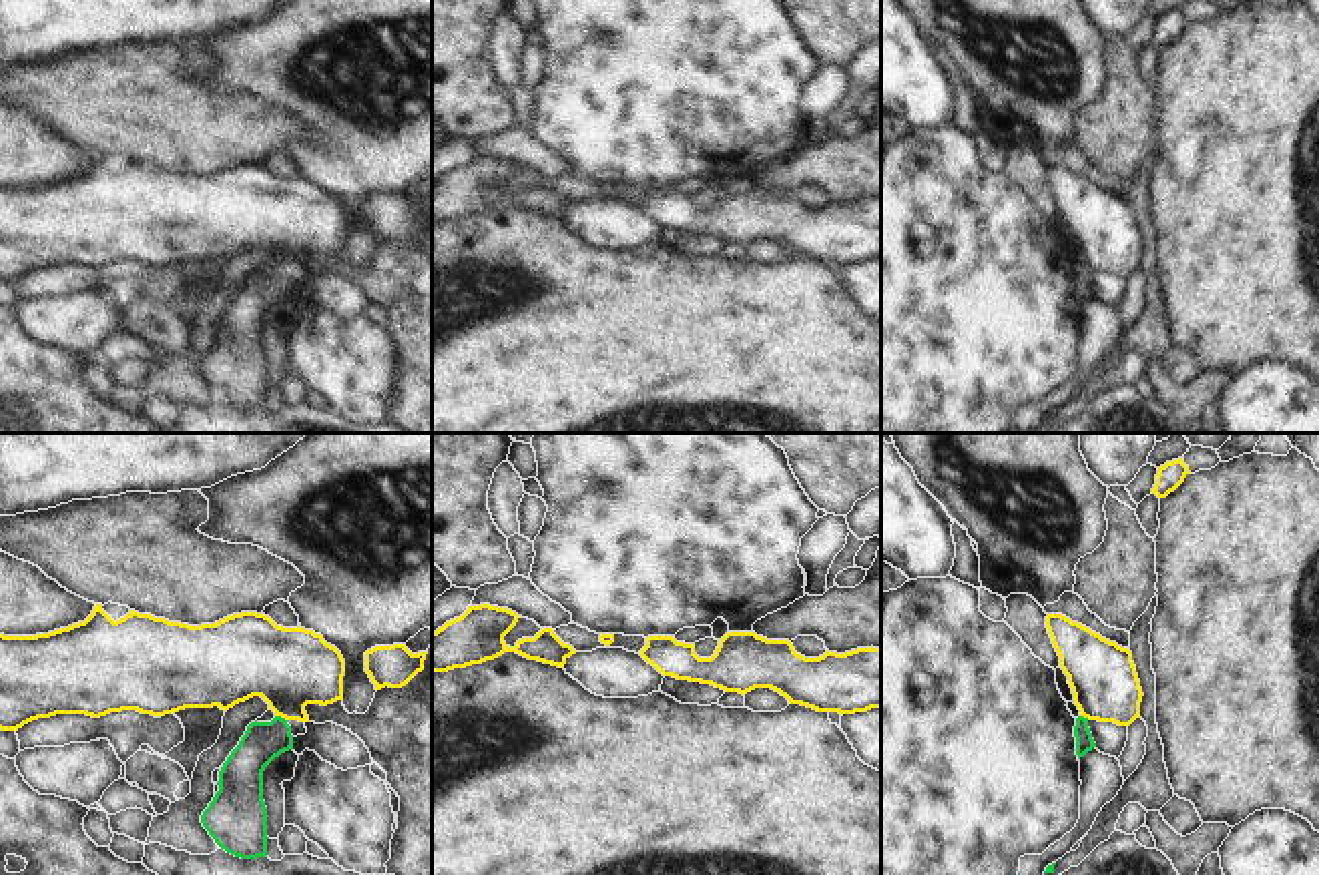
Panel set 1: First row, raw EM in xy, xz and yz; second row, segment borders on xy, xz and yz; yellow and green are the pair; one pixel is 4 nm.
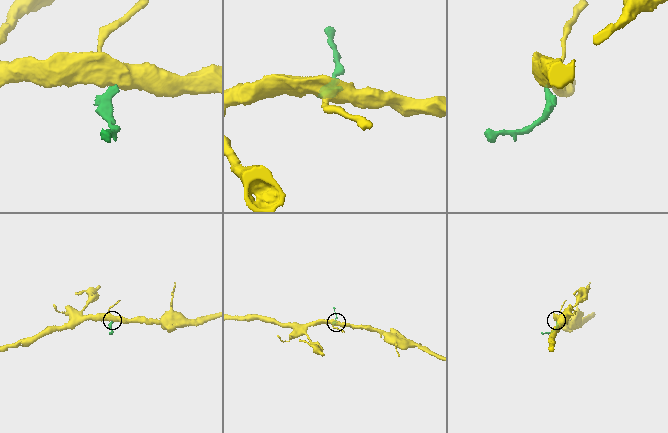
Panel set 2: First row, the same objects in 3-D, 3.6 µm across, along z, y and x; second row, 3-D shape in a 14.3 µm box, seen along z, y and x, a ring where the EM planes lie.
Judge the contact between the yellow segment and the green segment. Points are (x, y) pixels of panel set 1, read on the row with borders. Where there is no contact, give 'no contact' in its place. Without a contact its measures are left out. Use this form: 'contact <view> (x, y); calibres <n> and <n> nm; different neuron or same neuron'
contact xy (282, 717); calibres 320 and 160 nm; different neuron

